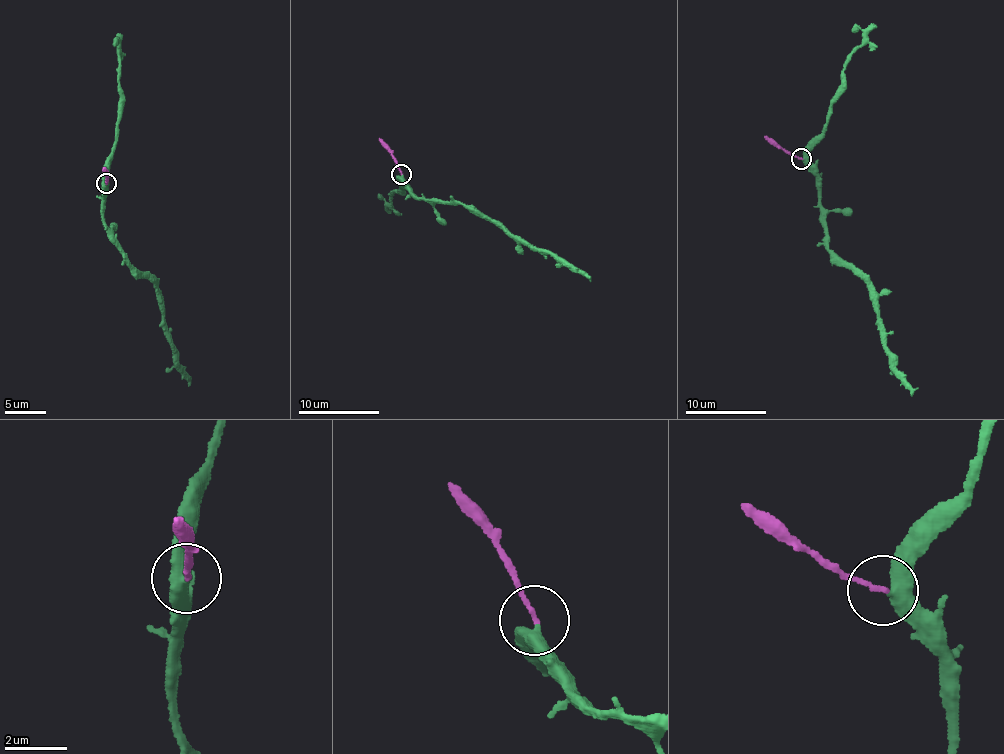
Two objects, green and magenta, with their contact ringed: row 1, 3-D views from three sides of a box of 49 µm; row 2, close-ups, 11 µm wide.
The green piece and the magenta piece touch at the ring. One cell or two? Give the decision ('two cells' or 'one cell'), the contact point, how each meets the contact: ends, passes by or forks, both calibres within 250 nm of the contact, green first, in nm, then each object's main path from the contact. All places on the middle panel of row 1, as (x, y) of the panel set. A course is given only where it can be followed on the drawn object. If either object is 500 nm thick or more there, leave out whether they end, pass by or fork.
two cells | (401, 174) | green passes by | magenta ends | 460/140 nm | green via (401, 176), (410, 193), (421, 199), (462, 204), (491, 217), (527, 245), (545, 250), (591, 276) | magenta via (401, 173), (390, 147), (379, 138)

